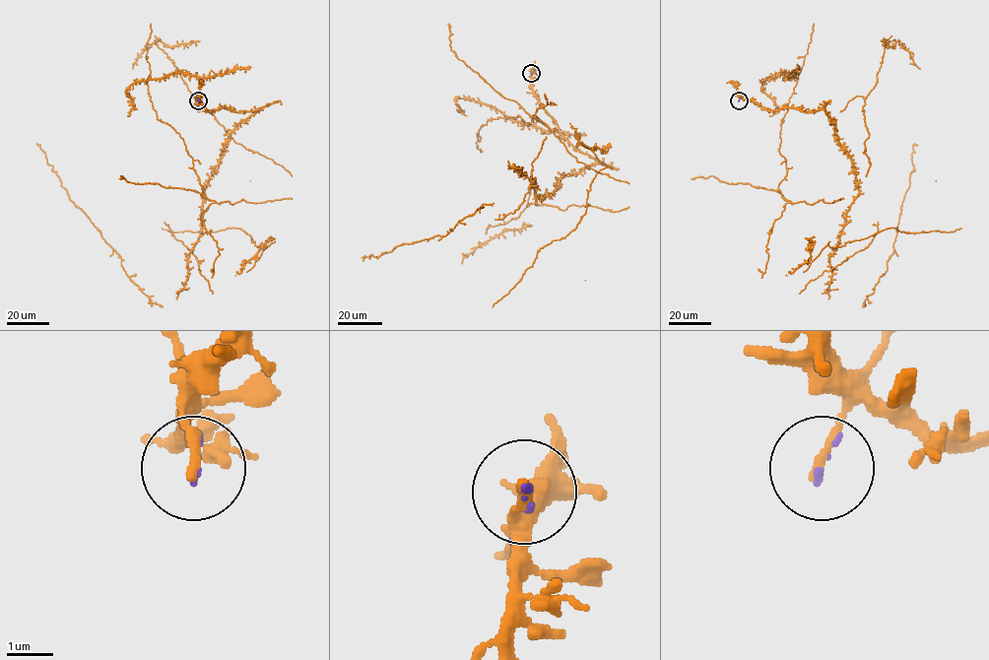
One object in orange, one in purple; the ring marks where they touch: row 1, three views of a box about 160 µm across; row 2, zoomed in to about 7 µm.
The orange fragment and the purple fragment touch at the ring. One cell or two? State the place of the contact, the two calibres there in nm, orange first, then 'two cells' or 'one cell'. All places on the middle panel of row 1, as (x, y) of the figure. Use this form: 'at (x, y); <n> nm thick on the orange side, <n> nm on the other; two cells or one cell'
at (531, 73); 240 nm thick on the orange side, 70 nm on the other; one cell

